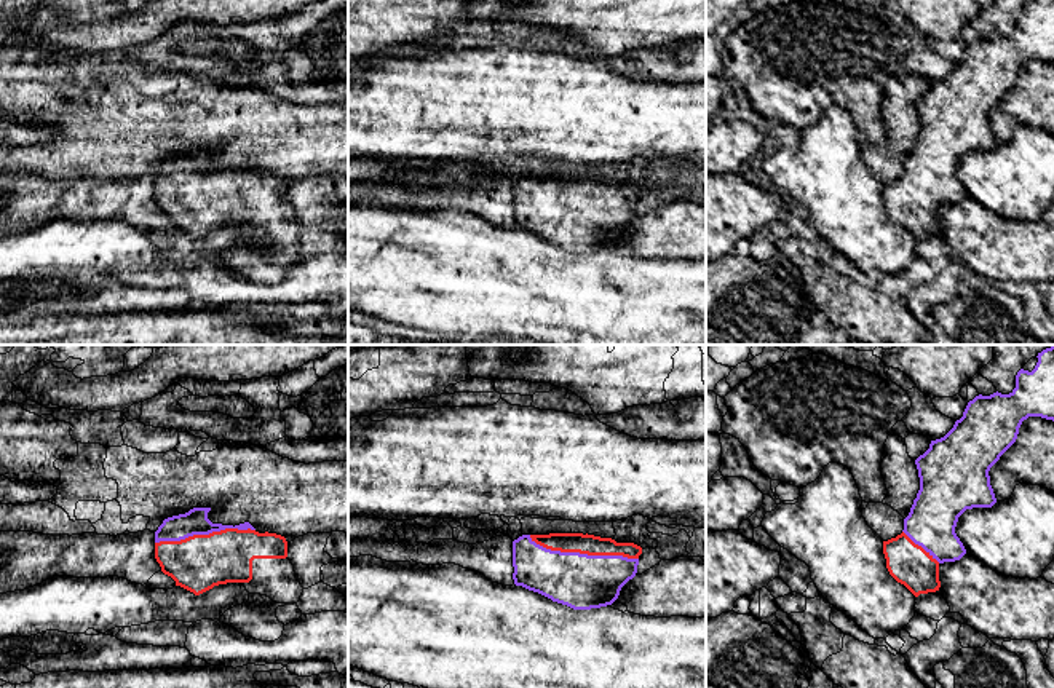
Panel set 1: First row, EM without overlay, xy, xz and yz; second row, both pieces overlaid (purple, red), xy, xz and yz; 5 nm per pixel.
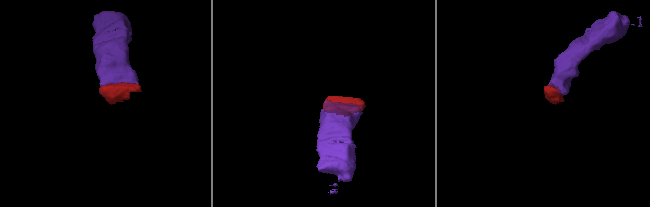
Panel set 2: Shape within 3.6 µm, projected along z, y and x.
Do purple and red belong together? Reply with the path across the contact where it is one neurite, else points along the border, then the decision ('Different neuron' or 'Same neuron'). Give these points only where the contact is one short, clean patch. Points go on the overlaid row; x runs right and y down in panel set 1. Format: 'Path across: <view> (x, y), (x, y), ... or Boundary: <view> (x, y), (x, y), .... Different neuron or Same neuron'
Same neuron

